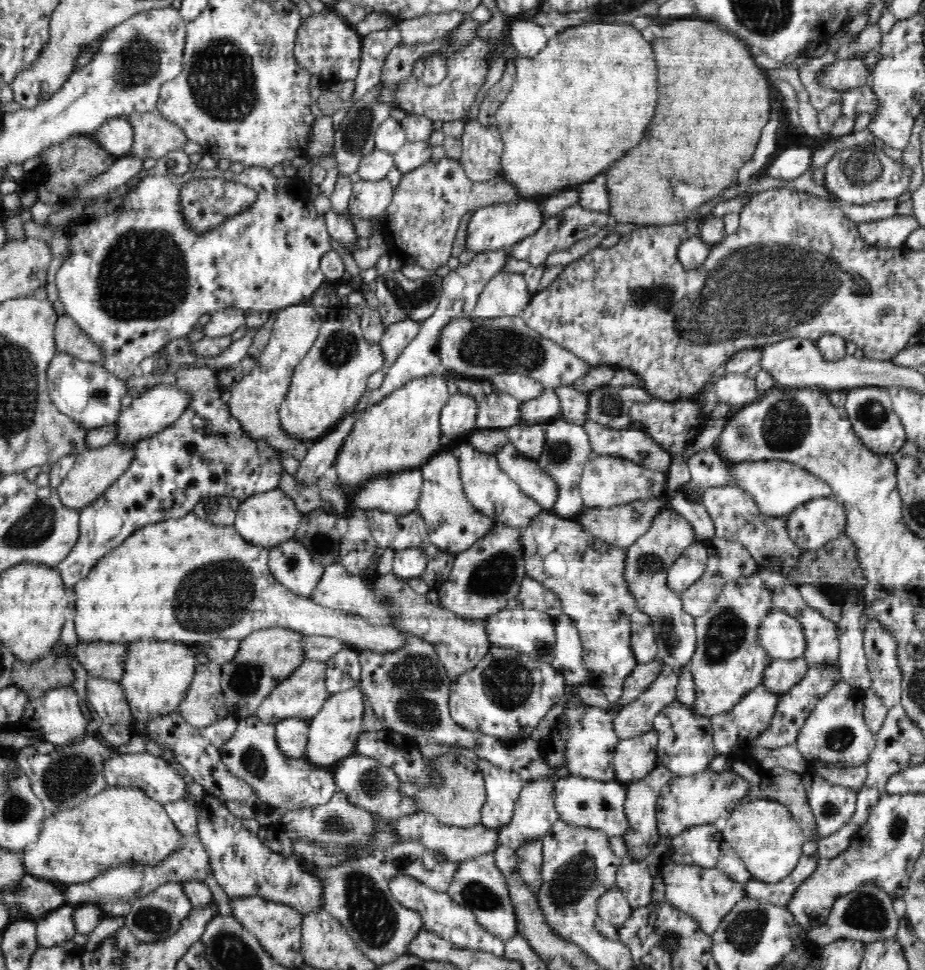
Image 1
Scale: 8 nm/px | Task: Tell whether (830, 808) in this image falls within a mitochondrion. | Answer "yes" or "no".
yes

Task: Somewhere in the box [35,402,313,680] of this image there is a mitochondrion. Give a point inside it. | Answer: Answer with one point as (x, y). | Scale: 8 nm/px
(211, 597)

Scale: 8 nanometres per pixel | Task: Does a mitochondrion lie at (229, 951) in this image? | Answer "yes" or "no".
yes

